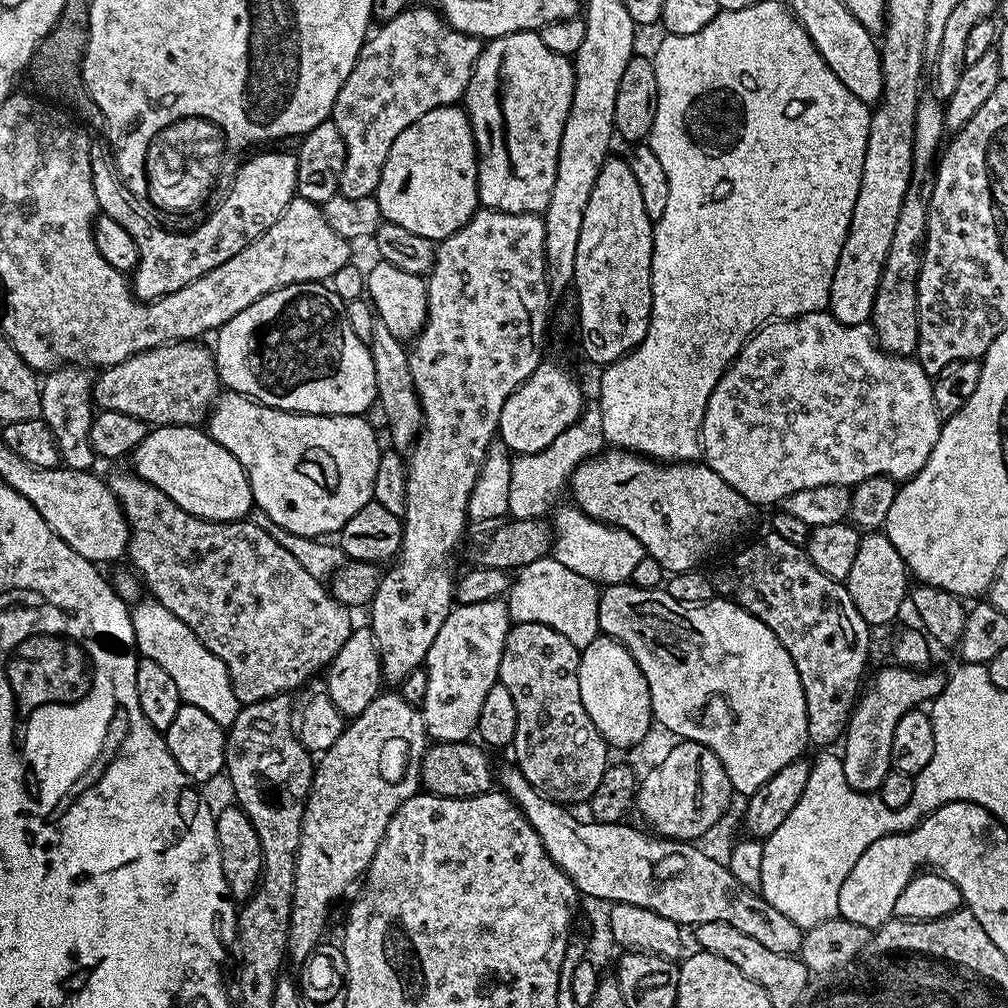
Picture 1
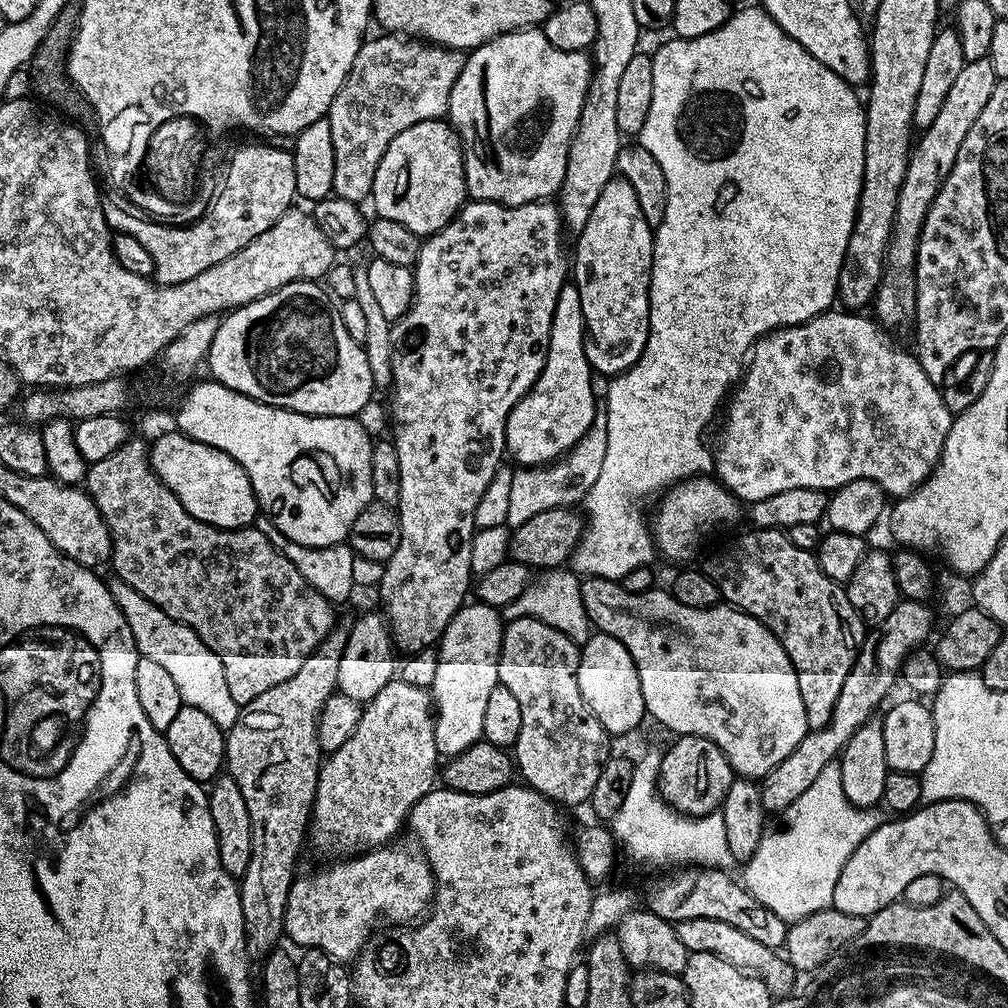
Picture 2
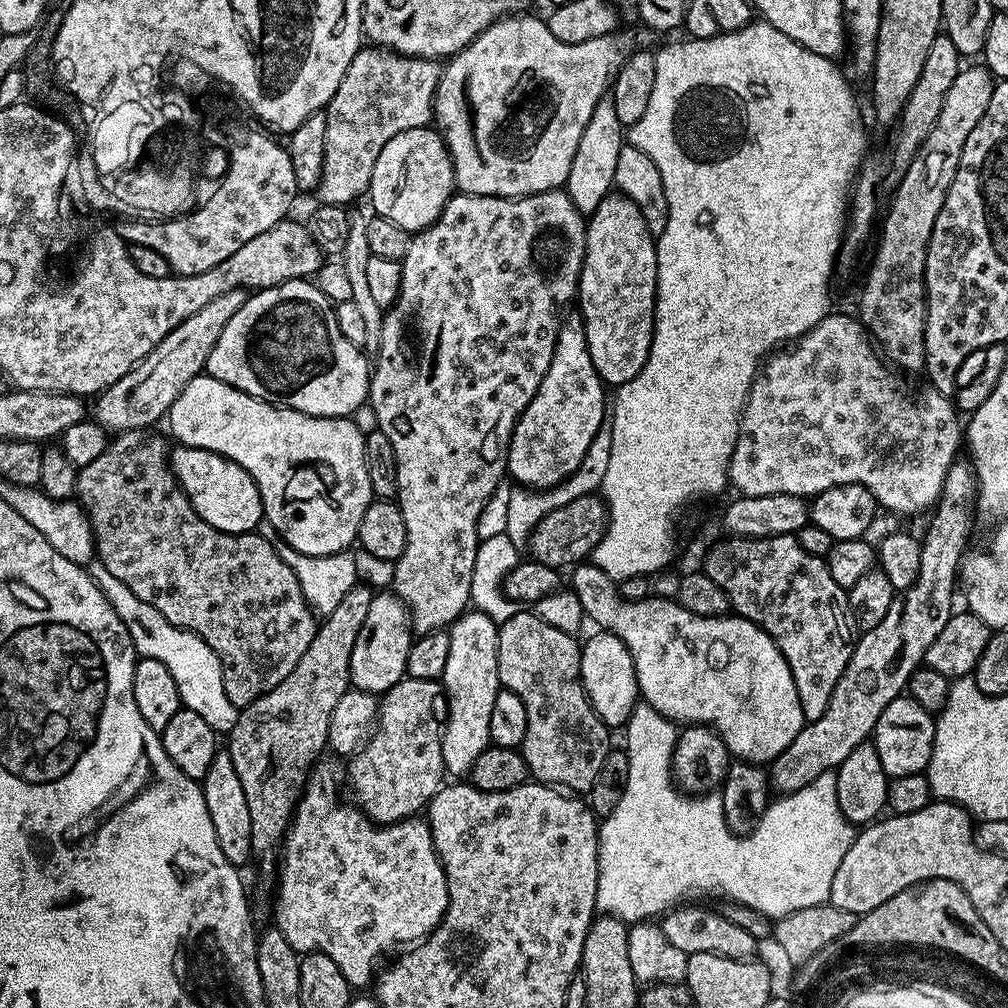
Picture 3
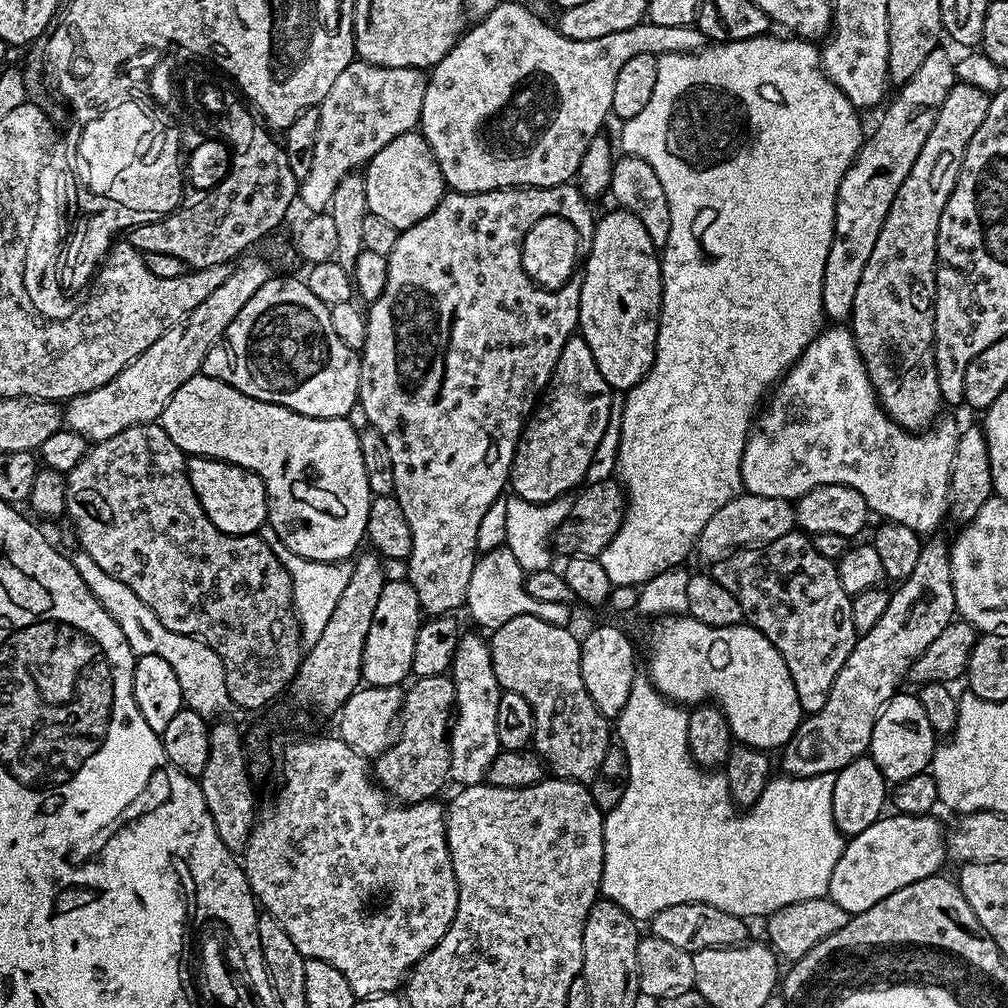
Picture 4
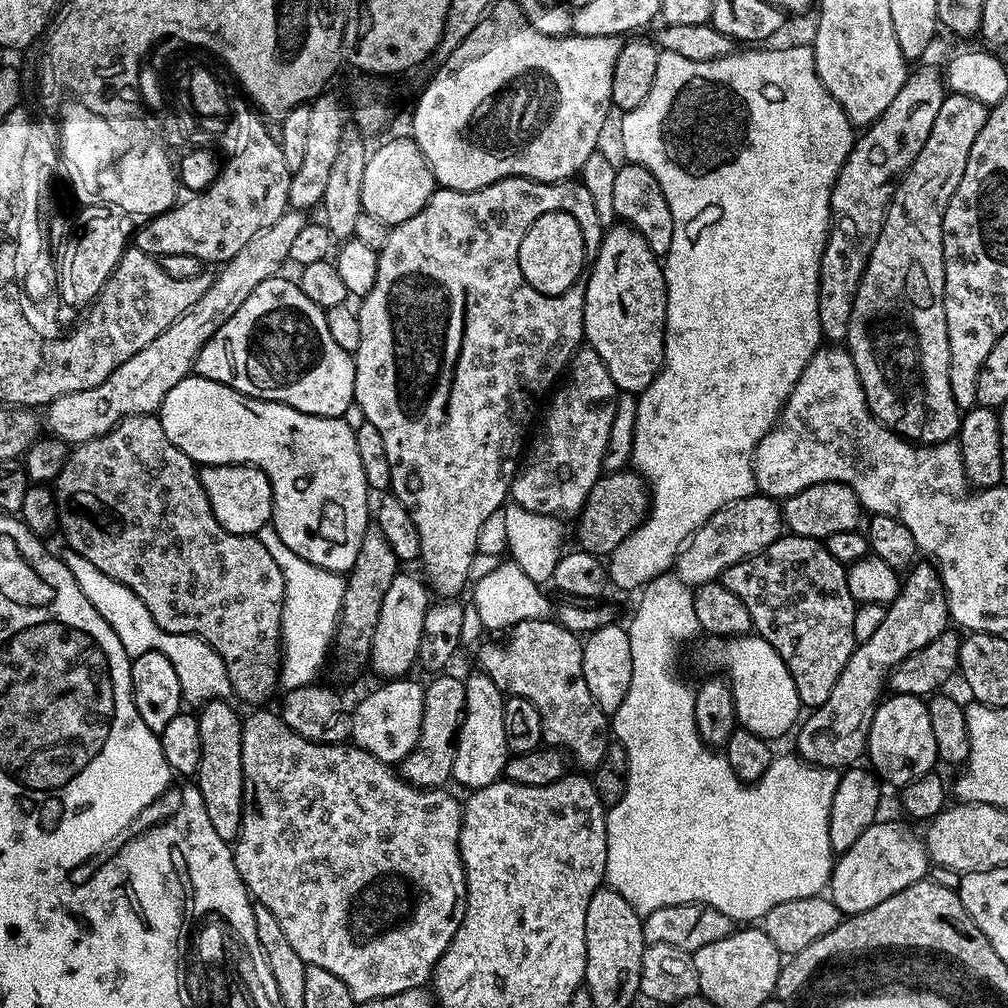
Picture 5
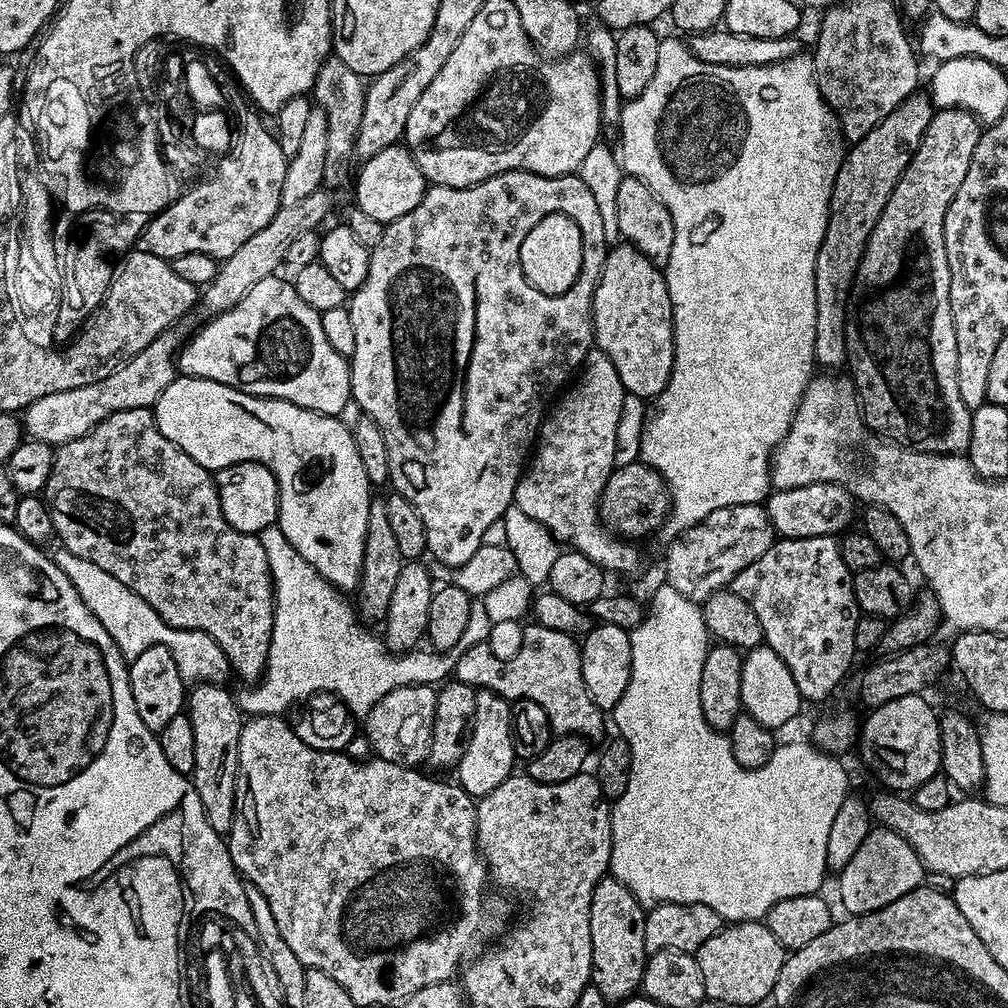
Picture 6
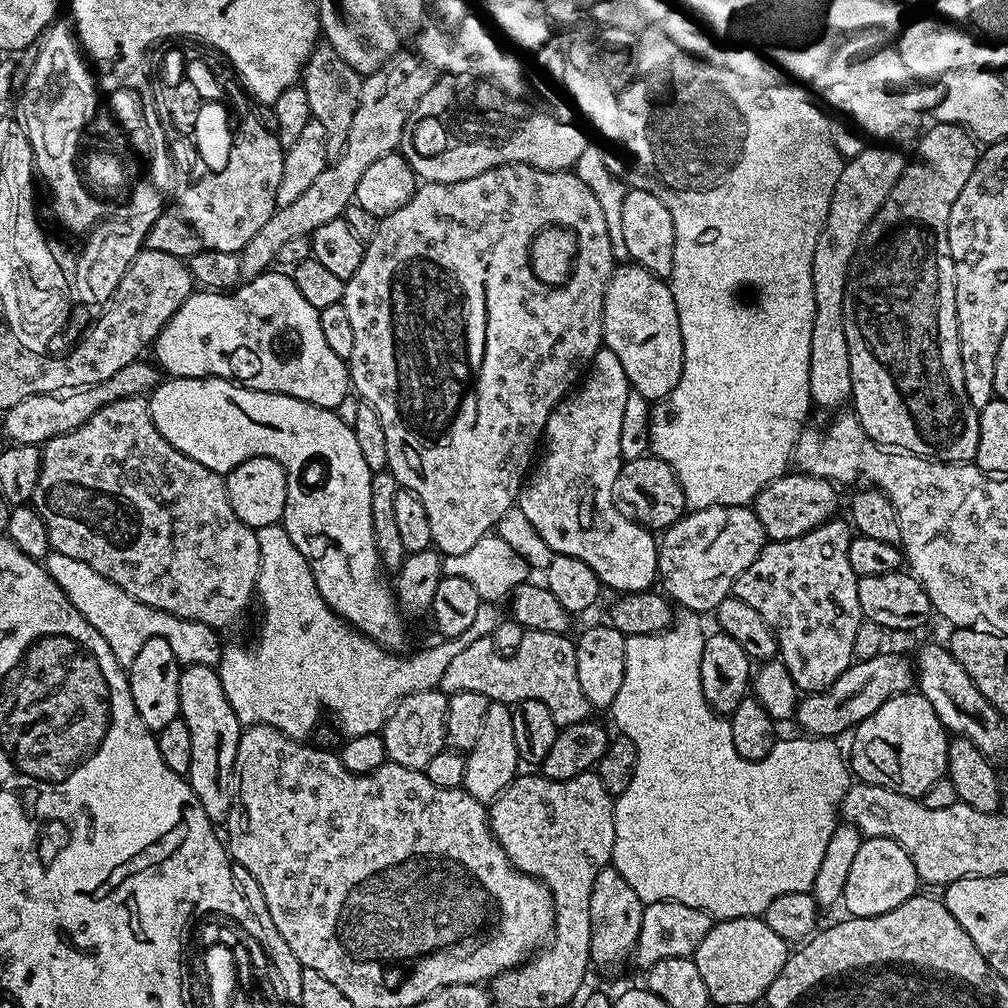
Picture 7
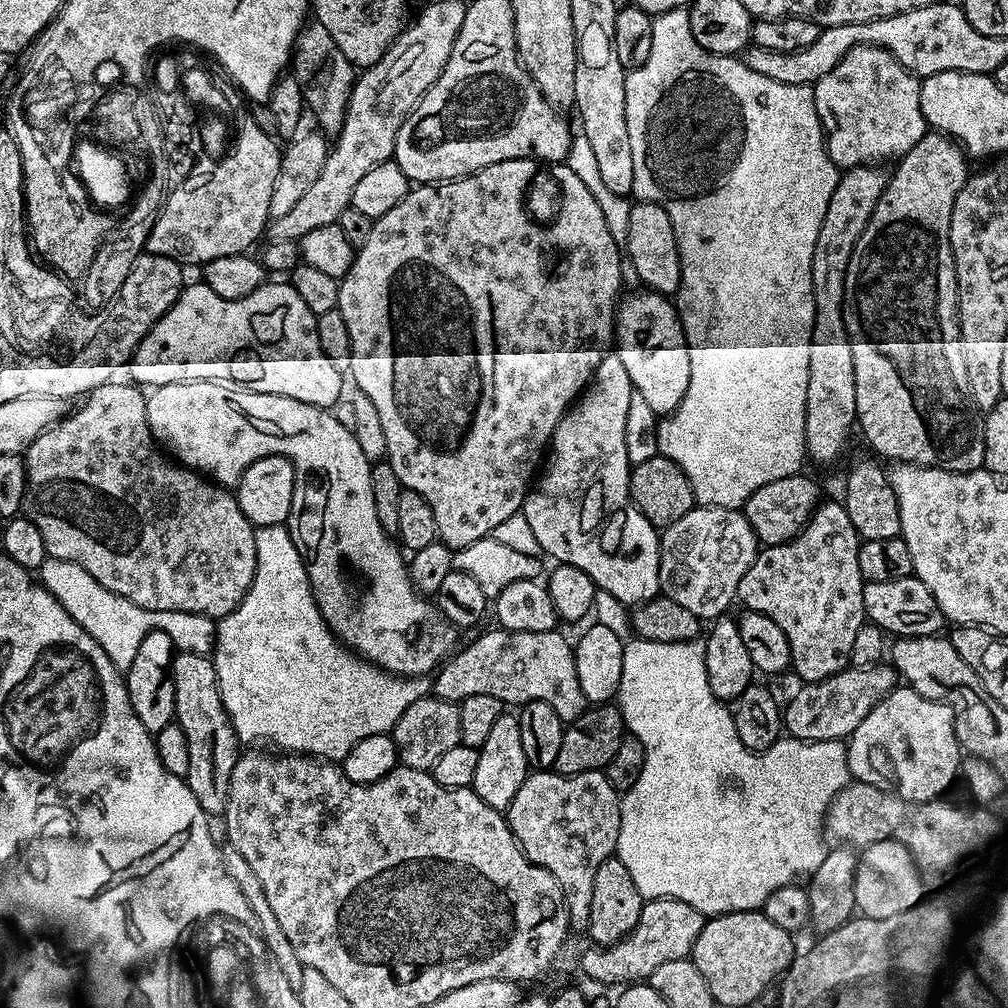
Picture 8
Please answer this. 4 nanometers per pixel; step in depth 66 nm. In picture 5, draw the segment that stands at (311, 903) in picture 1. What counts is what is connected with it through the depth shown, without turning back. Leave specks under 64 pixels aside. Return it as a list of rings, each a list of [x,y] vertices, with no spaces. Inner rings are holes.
[[[436,674],[431,677],[432,681],[427,681],[424,690],[422,730],[416,749],[398,765],[400,775],[416,788],[439,788],[452,780],[456,738],[460,731],[460,723],[464,721],[466,686],[461,677],[448,675]]]

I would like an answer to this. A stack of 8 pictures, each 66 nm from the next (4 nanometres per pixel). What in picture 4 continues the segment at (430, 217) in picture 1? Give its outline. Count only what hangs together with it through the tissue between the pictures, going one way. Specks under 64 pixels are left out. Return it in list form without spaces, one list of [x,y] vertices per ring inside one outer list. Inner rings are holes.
[[[419,131],[403,132],[394,142],[382,146],[378,154],[368,161],[362,172],[366,202],[371,215],[390,222],[397,230],[414,226],[426,214],[438,206],[440,199],[446,195],[444,175],[426,142]]]

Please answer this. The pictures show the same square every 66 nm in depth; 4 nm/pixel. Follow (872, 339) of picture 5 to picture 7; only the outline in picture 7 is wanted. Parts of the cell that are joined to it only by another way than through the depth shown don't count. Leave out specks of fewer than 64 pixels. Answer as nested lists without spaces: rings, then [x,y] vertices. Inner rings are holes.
[[[936,122],[931,126],[933,128],[921,138],[920,145],[916,148],[916,157],[913,160],[911,157],[910,162],[905,163],[904,173],[898,178],[894,190],[890,190],[886,202],[882,202],[878,214],[864,231],[864,237],[860,239],[860,249],[856,251],[856,257],[852,260],[852,270],[844,291],[844,325],[846,326],[846,346],[850,350],[850,378],[852,379],[850,408],[856,413],[862,430],[866,430],[866,434],[870,434],[874,442],[883,444],[885,448],[909,452],[915,456],[925,456],[927,460],[941,460],[943,464],[966,464],[976,459],[980,413],[972,405],[970,398],[966,398],[966,382],[962,382],[962,354],[956,317],[956,271],[954,258],[950,254],[948,223],[950,210],[958,194],[962,194],[962,186],[966,186],[966,178],[970,178],[976,165],[978,144],[961,124]]]

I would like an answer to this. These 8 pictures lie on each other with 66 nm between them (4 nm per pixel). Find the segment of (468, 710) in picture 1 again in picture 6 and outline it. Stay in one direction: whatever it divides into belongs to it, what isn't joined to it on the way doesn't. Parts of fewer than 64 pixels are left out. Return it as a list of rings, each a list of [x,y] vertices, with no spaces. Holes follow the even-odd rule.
[[[477,691],[472,731],[468,733],[468,745],[464,747],[460,763],[454,769],[455,779],[472,797],[479,798],[490,794],[494,786],[502,786],[506,777],[513,775],[512,763],[517,763],[517,760],[512,741],[511,703],[497,692]]]

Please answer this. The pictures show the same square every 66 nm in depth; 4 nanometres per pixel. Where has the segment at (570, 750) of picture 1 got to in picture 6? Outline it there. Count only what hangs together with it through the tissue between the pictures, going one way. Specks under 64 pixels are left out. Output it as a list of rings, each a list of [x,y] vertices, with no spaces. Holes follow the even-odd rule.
[[[537,622],[530,624],[520,640],[520,649],[509,660],[499,660],[488,642],[461,652],[456,659],[455,679],[480,690],[497,692],[509,702],[538,702],[546,710],[546,718],[556,736],[582,736],[595,742],[604,732],[606,713],[590,698],[586,682],[582,682],[580,644],[573,637],[558,634],[558,630],[546,630],[546,626]]]

